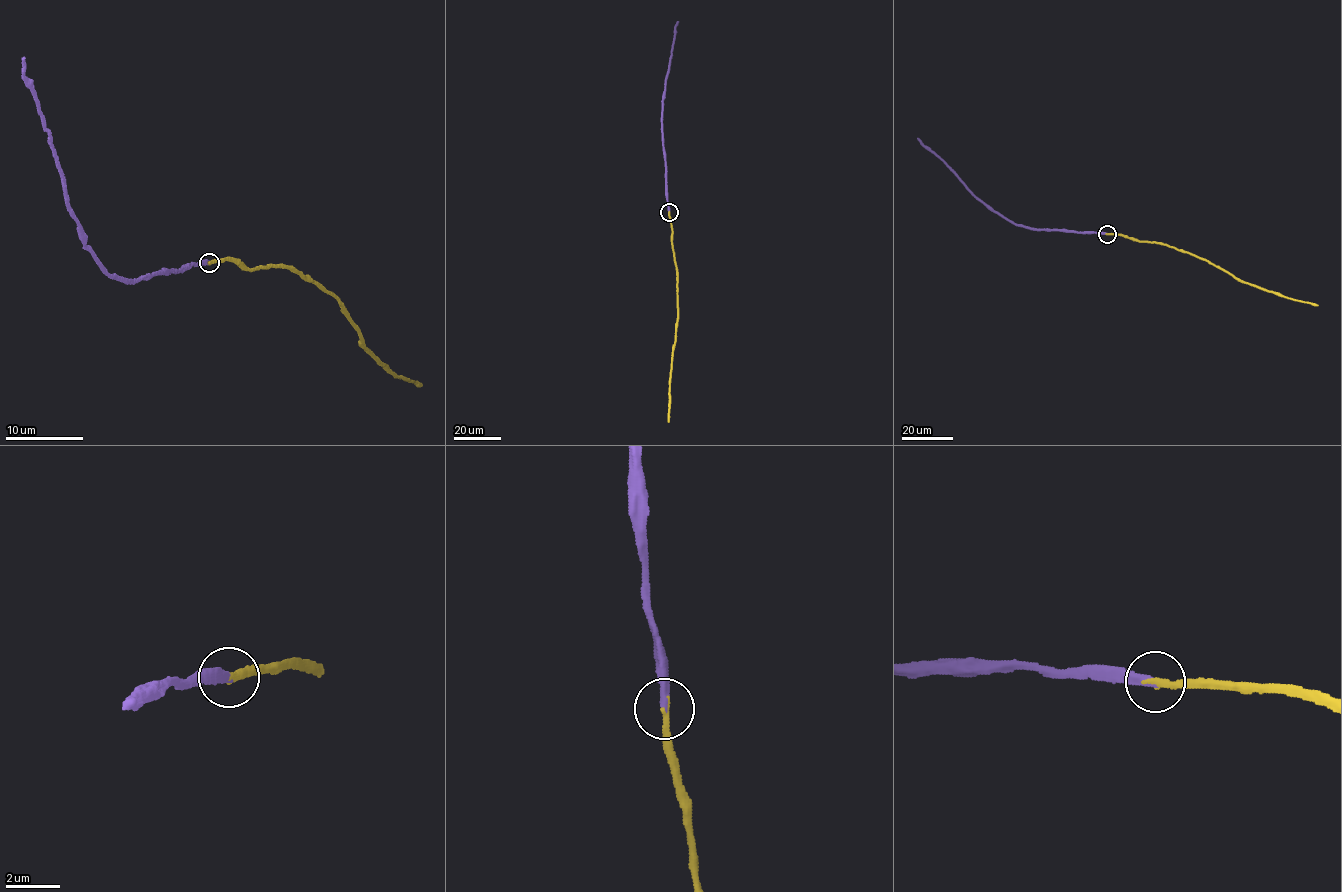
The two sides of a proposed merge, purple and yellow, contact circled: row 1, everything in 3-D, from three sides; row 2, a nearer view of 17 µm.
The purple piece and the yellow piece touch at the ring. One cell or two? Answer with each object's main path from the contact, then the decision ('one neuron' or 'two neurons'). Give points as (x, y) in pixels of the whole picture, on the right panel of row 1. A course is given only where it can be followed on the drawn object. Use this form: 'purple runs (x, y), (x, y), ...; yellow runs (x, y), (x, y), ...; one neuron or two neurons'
purple runs (1107, 234), (1016, 225), (980, 201), (918, 138); yellow runs (1107, 234), (1183, 250), (1241, 281), (1317, 305); one neuron

